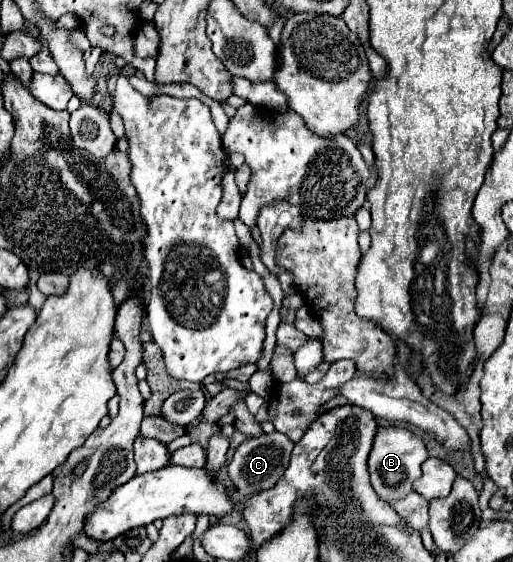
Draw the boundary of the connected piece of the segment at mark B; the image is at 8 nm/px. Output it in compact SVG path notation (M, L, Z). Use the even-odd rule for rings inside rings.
M379 425L369 453L369 473L371 473L371 485L375 493L387 503L405 497L413 489L413 481L421 475L421 463L427 457L429 455L427 455L425 443L419 435L415 435L405 427Z

